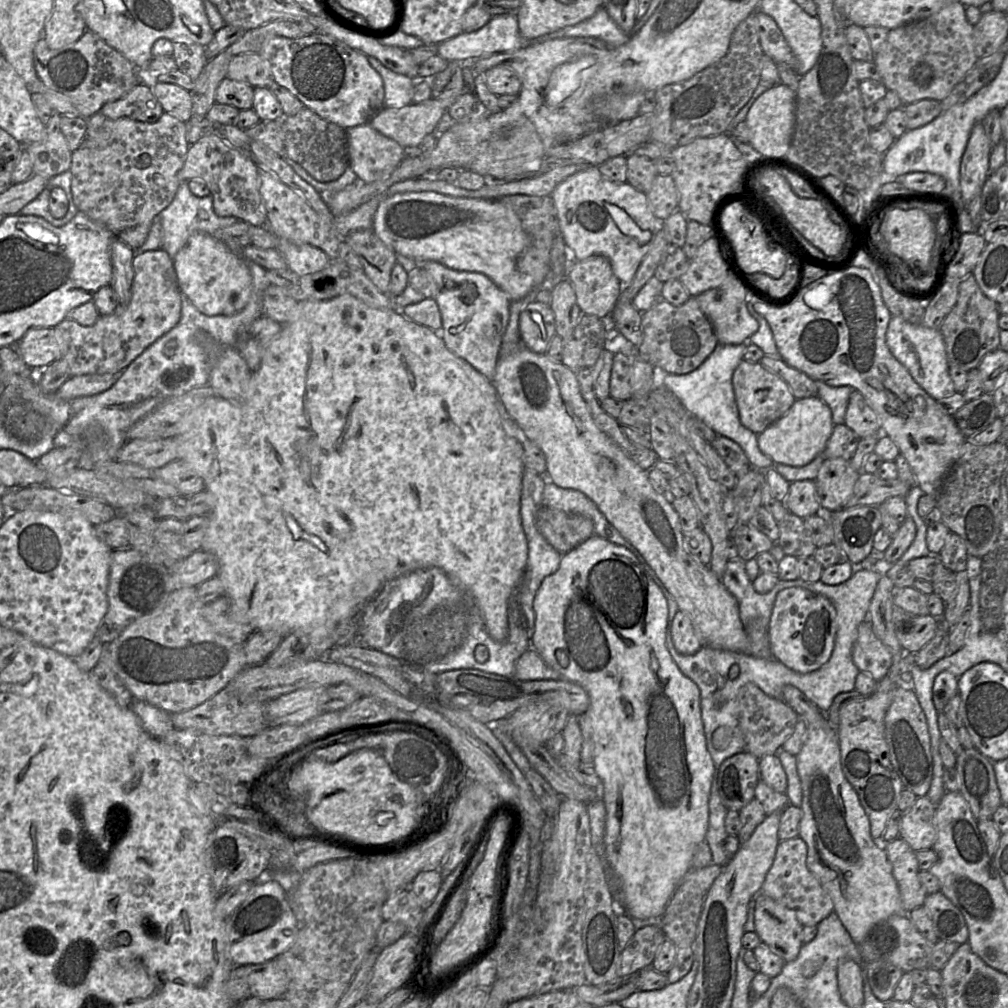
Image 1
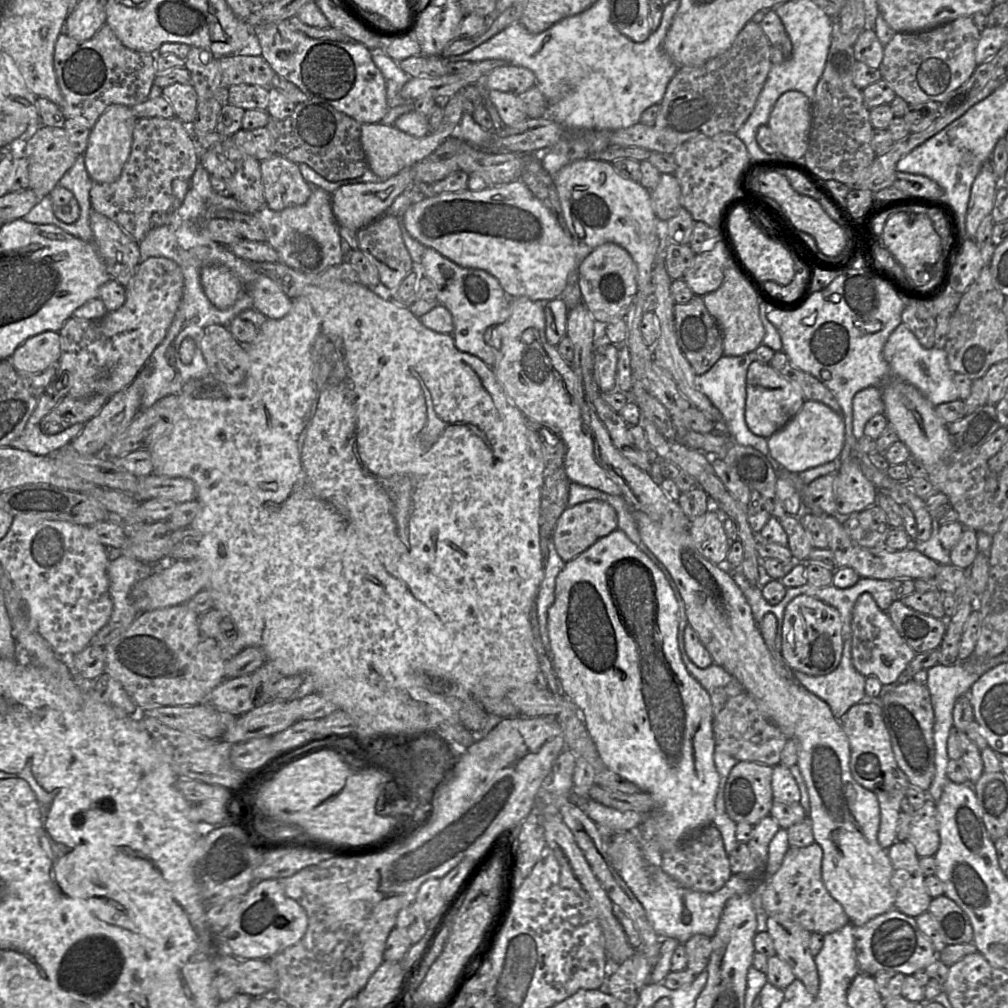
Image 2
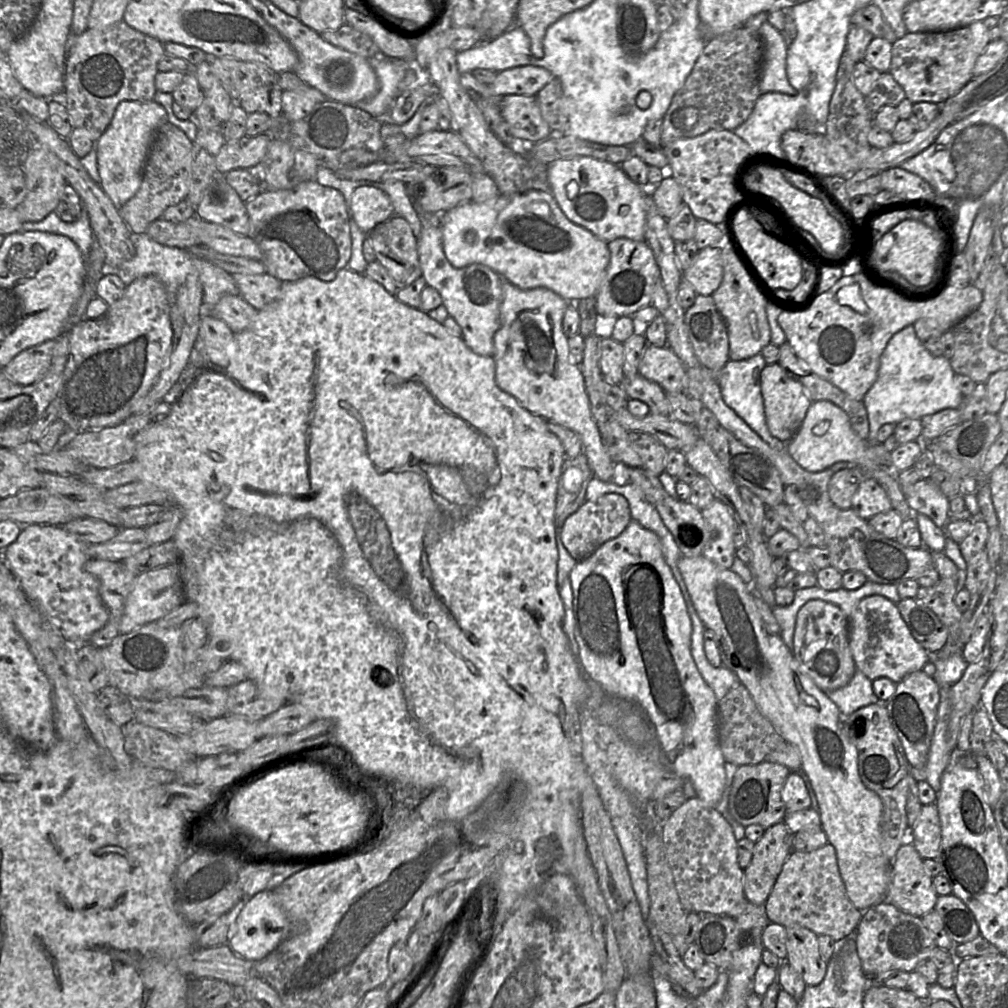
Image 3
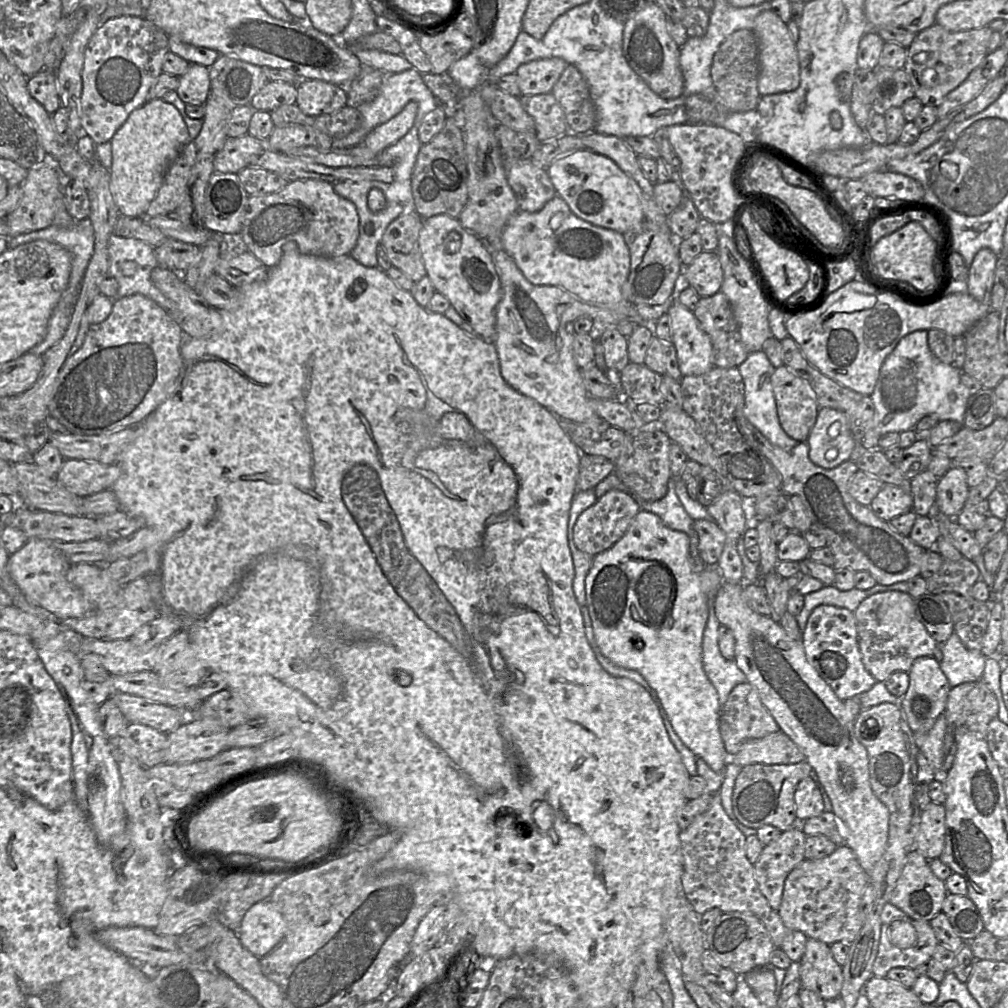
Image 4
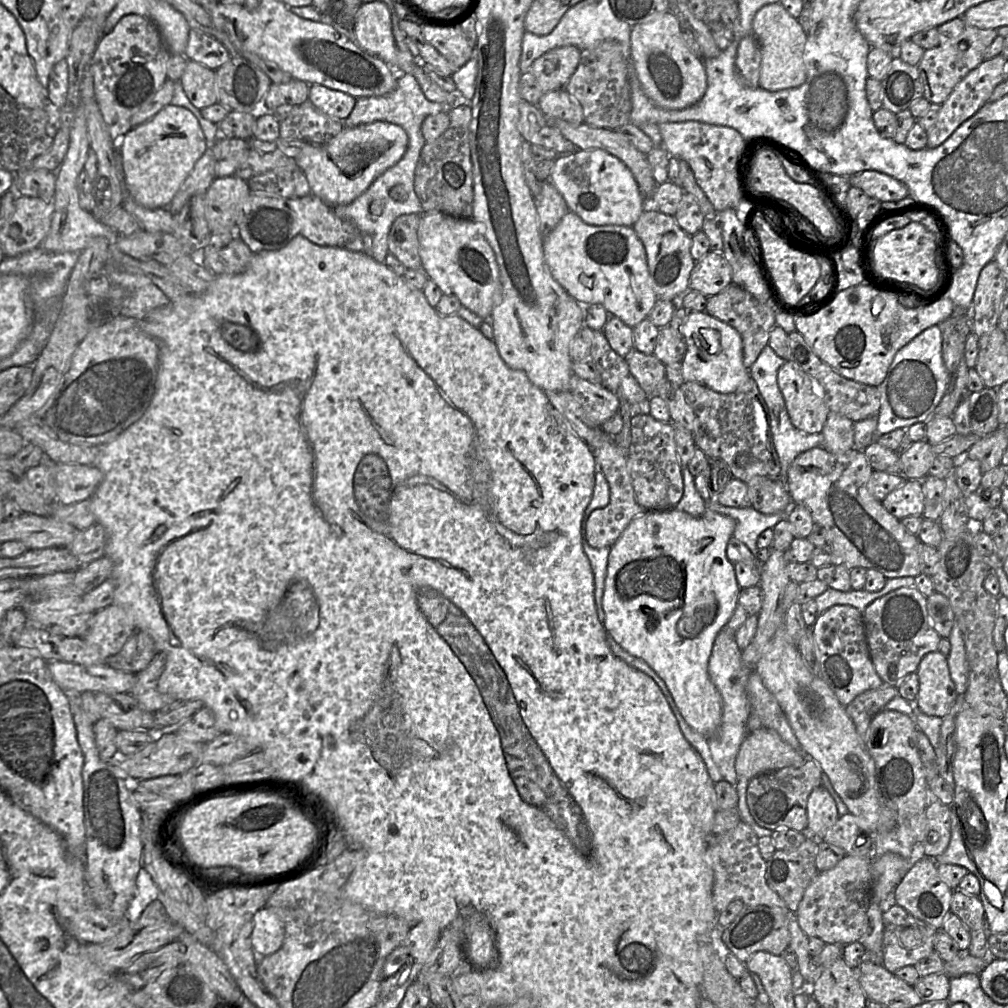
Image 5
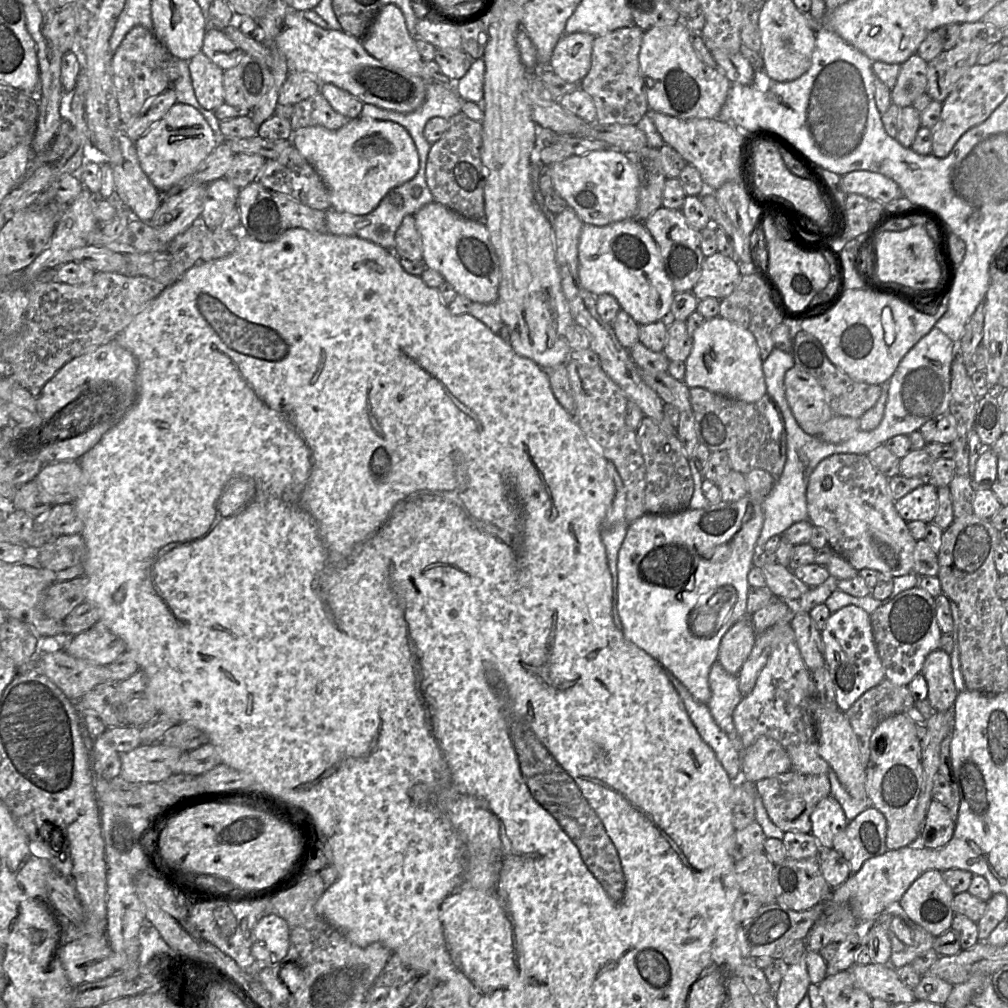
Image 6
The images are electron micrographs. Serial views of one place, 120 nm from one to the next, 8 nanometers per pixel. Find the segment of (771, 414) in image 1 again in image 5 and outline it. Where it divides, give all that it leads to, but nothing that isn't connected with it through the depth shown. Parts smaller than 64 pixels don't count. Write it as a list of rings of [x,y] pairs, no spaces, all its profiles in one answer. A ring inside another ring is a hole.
[[[786,361],[778,371],[777,383],[792,425],[807,434],[821,433],[830,412],[814,379],[796,363]]]

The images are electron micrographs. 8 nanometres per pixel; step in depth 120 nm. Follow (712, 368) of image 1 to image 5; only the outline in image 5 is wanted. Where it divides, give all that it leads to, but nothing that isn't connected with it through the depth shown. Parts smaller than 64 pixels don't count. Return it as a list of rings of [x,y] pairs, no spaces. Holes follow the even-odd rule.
[[[766,345],[756,361],[748,369],[751,379],[757,386],[759,399],[767,414],[772,442],[781,464],[781,477],[784,478],[784,480],[786,479],[788,467],[797,456],[807,450],[822,447],[823,445],[823,436],[821,433],[804,433],[796,429],[790,421],[785,401],[777,383],[778,371],[785,362],[786,360],[780,358],[770,346]]]

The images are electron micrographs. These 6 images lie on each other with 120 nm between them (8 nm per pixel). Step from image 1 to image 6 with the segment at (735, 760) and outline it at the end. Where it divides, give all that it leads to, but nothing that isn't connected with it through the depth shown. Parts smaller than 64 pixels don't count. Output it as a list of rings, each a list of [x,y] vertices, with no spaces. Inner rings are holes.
[[[793,770],[762,779],[755,783],[755,788],[769,818],[784,832],[811,833],[811,815],[815,807],[822,799],[831,795],[831,785],[826,774],[809,775]]]

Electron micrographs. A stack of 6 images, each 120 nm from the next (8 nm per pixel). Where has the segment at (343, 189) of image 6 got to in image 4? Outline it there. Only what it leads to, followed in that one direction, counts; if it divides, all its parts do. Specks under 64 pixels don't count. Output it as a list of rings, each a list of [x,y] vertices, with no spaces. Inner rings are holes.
[[[408,102],[404,108],[384,124],[374,128],[364,139],[363,144],[373,152],[381,152],[400,140],[414,125],[418,105]]]

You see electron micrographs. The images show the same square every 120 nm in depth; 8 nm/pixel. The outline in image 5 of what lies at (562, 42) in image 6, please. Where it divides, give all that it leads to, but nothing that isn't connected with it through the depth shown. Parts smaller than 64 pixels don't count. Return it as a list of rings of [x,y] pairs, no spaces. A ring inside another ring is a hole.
[[[575,46],[554,48],[539,58],[530,67],[541,90],[546,93],[564,88],[575,72],[581,50]]]

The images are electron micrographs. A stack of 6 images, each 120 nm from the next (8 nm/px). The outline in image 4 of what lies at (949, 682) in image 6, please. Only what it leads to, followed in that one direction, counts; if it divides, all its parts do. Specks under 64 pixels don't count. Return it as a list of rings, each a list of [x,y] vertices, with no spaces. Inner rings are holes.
[[[933,656],[917,658],[910,671],[909,687],[905,695],[900,699],[899,706],[913,733],[926,734],[934,726],[937,718],[945,712],[948,693],[951,689],[949,681],[940,663]]]

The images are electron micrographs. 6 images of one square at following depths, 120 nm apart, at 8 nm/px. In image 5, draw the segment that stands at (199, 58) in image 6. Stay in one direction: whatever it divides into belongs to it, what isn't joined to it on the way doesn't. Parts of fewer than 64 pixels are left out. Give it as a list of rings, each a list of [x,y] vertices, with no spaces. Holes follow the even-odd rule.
[[[188,60],[179,82],[190,102],[198,109],[217,103],[215,71]]]

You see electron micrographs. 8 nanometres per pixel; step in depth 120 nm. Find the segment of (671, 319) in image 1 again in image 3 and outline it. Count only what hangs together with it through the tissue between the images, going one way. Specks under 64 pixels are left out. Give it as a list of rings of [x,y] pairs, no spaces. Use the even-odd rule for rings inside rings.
[[[696,295],[693,305],[684,312],[684,325],[702,366],[720,370],[730,360],[726,324],[711,295]]]

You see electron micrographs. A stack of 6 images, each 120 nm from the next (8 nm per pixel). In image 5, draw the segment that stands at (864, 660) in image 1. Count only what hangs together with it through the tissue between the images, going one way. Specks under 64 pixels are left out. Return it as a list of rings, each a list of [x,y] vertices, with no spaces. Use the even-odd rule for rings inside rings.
[[[915,587],[900,588],[874,600],[863,612],[870,658],[886,684],[896,687],[902,678],[917,671],[926,654],[938,650],[941,637],[930,621],[926,599]]]

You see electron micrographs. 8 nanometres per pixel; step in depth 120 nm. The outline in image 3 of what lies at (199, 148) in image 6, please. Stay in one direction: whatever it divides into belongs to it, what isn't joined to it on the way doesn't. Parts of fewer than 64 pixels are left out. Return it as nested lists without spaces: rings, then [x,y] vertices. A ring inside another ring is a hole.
[[[154,100],[121,101],[116,107],[111,123],[95,142],[100,186],[117,209],[139,190],[155,133],[166,121],[168,121],[166,109]]]

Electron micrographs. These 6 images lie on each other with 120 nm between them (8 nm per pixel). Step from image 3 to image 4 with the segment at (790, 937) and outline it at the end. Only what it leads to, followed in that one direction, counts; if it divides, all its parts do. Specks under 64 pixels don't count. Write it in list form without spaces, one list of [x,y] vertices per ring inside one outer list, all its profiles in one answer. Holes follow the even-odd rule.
[[[808,938],[805,952],[798,963],[803,988],[815,992],[825,1001],[840,997],[842,966],[835,961],[828,944]]]

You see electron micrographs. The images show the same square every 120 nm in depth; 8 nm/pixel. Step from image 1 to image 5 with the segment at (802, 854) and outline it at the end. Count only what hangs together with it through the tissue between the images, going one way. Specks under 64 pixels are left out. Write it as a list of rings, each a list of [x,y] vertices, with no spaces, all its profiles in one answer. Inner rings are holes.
[[[845,855],[834,868],[817,874],[805,890],[794,915],[808,937],[817,937],[826,944],[858,942],[867,927],[867,909],[872,901],[871,888],[871,859]]]

